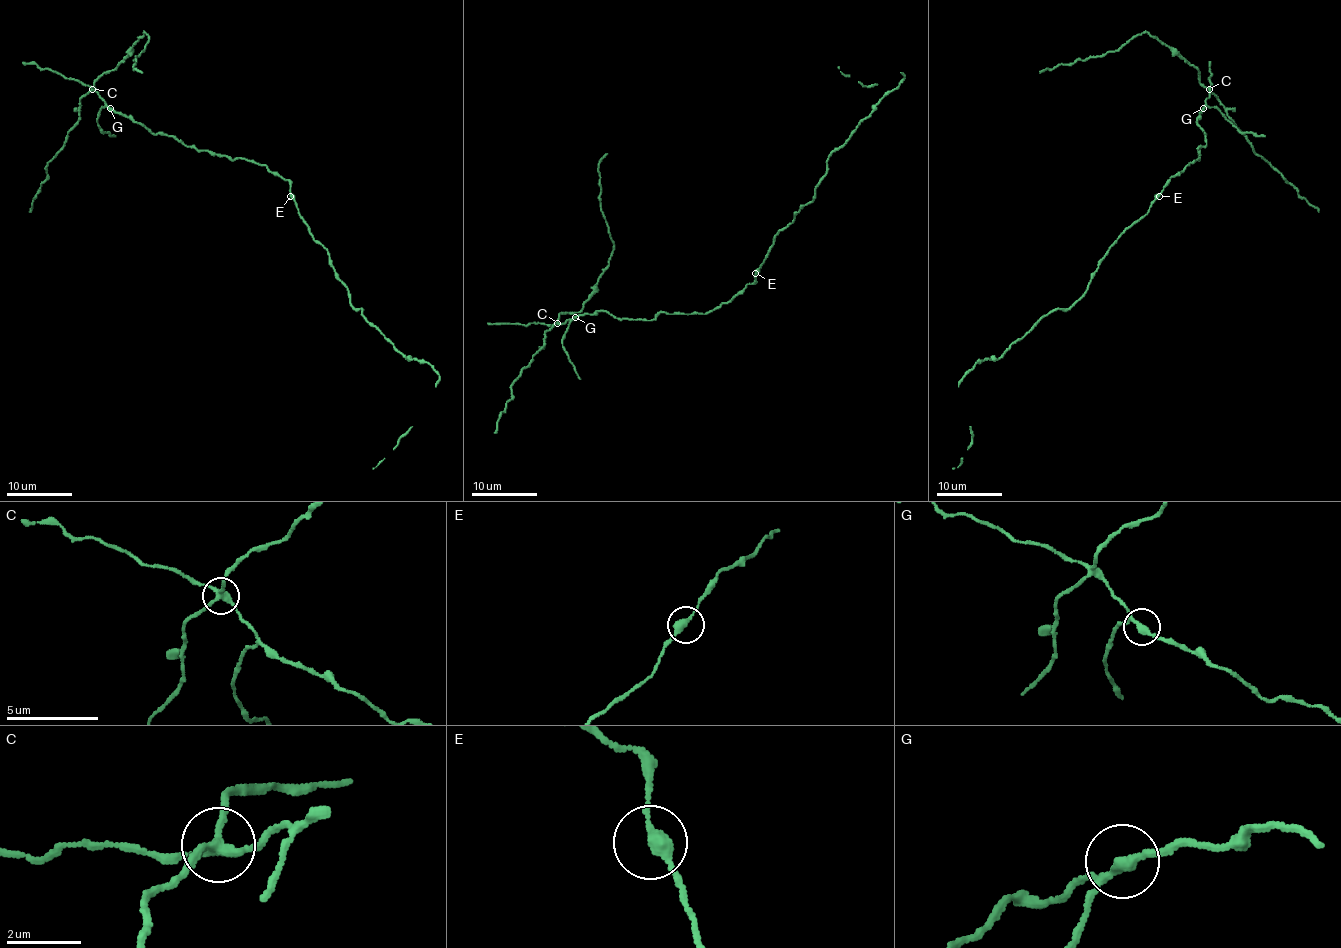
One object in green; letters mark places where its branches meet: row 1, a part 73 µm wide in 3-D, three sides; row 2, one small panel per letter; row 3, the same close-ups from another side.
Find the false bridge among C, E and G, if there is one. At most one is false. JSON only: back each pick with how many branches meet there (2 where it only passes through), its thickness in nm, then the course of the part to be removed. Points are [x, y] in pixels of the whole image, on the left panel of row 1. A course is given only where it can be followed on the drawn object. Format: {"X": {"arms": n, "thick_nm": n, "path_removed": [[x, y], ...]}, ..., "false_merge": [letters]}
{"C": {"arms": 4, "thick_nm": 260, "path_removed": [[92, 89], [95, 82], [118, 66], [146, 32], [149, 40], [134, 59], [133, 67], [142, 72]]}, "false_merge": ["C"]}

